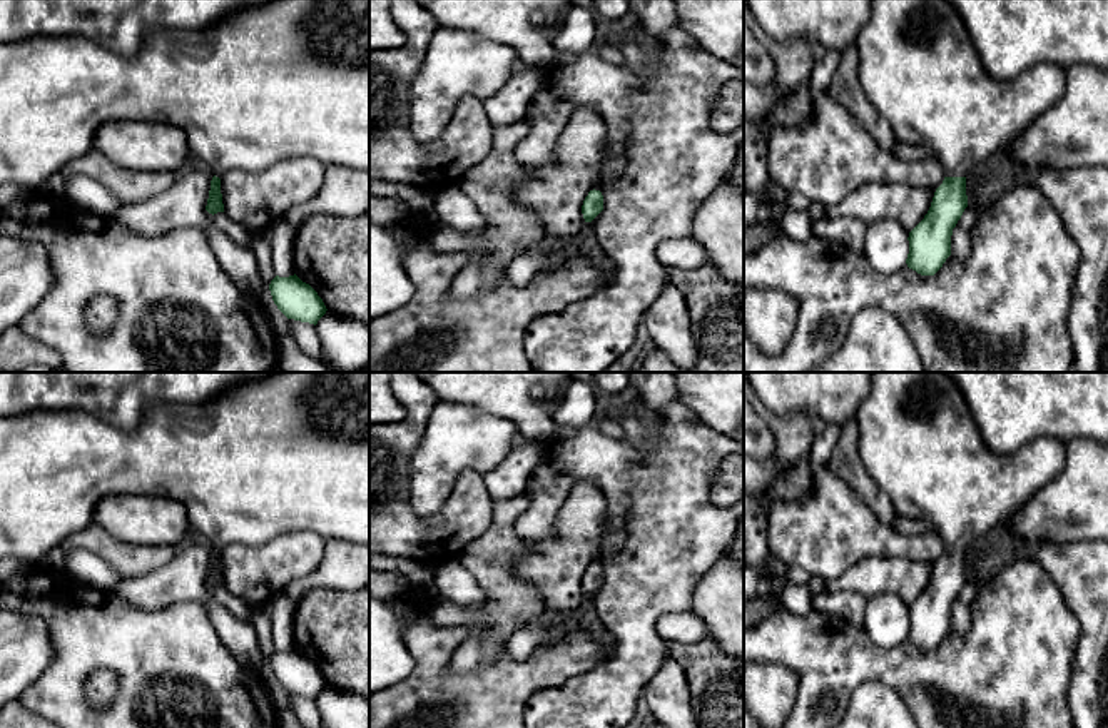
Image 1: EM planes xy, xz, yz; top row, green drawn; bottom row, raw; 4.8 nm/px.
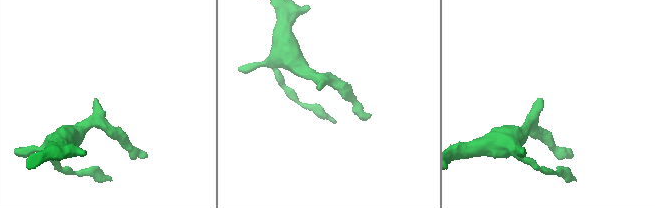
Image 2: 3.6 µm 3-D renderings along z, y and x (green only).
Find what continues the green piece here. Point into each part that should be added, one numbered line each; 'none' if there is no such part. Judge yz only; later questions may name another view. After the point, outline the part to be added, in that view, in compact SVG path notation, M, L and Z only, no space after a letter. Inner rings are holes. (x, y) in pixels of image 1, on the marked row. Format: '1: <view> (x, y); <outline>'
1: yz (916, 62); M871 0L871 15L857 32L854 47L859 83L874 109L889 122L896 140L929 149L946 177L966 177L971 169L996 159L1011 139L1065 94L1066 68L1053 62L1038 63L1013 80L991 78L961 15L948 0Z

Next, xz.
none

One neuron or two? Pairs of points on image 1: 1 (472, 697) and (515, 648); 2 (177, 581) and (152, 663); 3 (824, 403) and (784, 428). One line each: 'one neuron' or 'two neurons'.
1: two neurons
2: two neurons
3: two neurons

